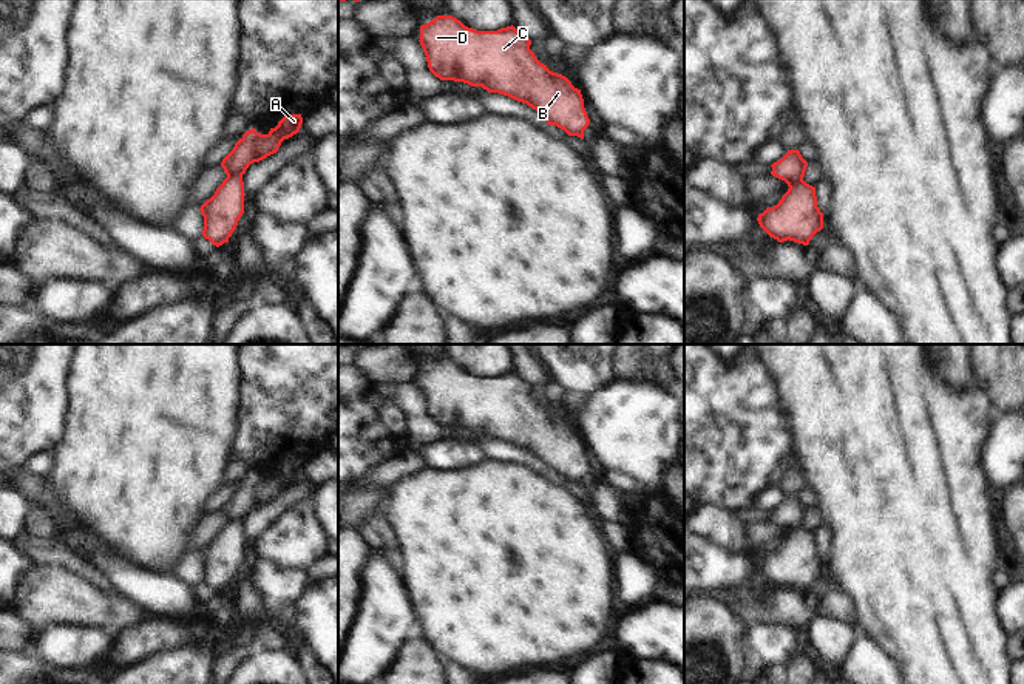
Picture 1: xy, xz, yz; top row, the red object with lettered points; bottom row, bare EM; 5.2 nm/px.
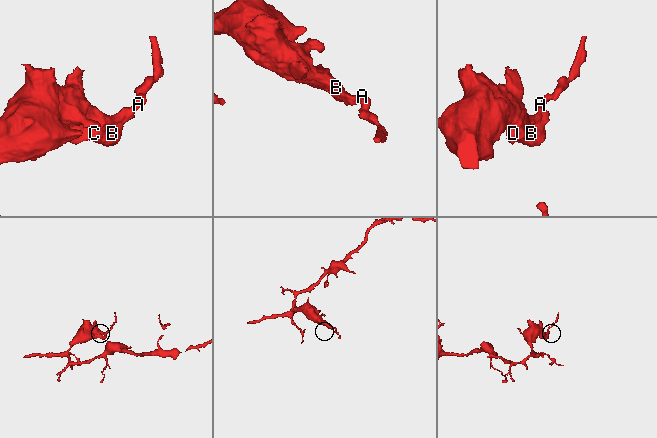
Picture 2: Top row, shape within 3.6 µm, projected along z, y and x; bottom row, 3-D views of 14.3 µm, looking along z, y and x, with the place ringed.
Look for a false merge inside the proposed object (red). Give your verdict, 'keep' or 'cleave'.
keep

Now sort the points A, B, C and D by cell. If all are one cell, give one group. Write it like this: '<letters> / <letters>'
A B C D

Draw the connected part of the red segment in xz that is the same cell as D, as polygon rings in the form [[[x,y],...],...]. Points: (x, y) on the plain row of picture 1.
[[[437,361],[420,372],[420,391],[426,401],[429,417],[440,426],[463,428],[482,432],[488,439],[499,439],[536,455],[548,471],[556,471],[568,482],[584,485],[590,465],[584,454],[581,435],[547,411],[541,409],[530,395],[531,386],[524,383],[513,371],[497,377],[477,377],[465,372],[453,361]]]

